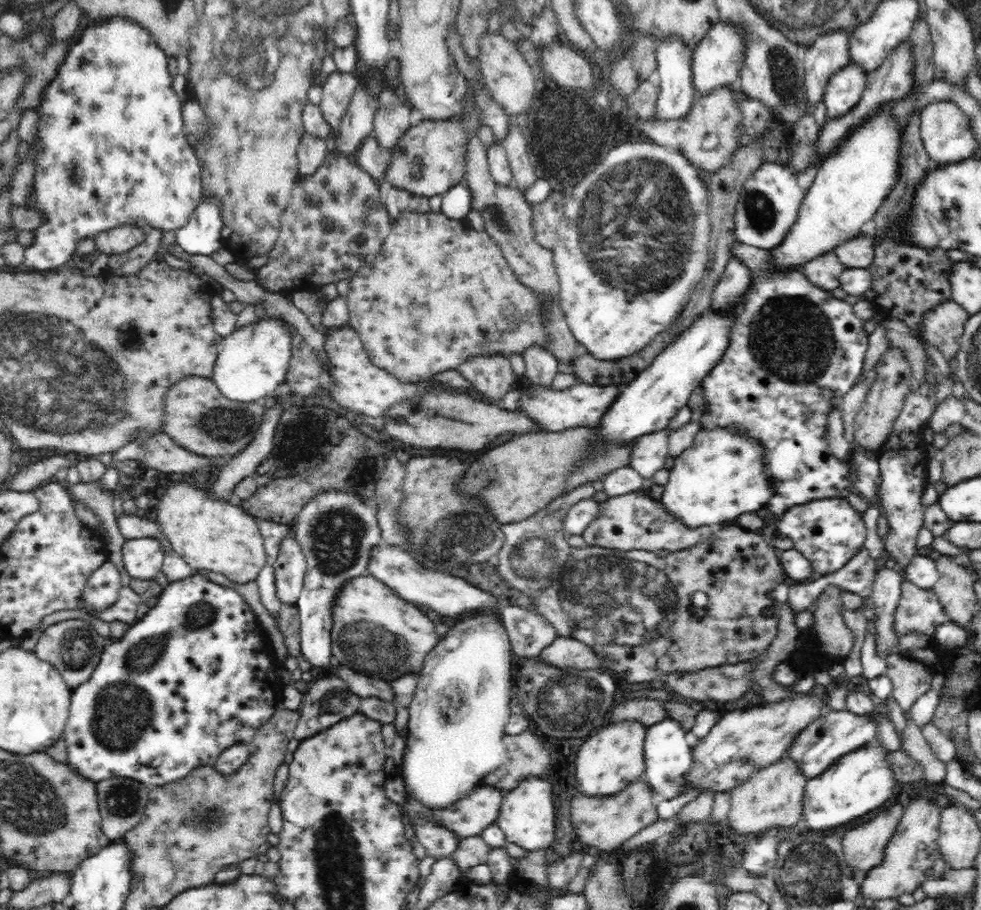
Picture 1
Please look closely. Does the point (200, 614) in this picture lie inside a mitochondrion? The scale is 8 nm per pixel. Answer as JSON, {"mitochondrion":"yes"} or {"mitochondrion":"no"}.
{"mitochondrion":"yes"}

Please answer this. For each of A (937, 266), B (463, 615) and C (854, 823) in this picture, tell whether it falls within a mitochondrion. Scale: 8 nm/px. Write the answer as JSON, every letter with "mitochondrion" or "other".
{"A":"mitochondrion","B":"other","C":"other"}

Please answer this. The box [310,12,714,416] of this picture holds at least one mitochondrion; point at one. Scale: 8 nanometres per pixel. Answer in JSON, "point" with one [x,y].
{"point":[641,211]}

